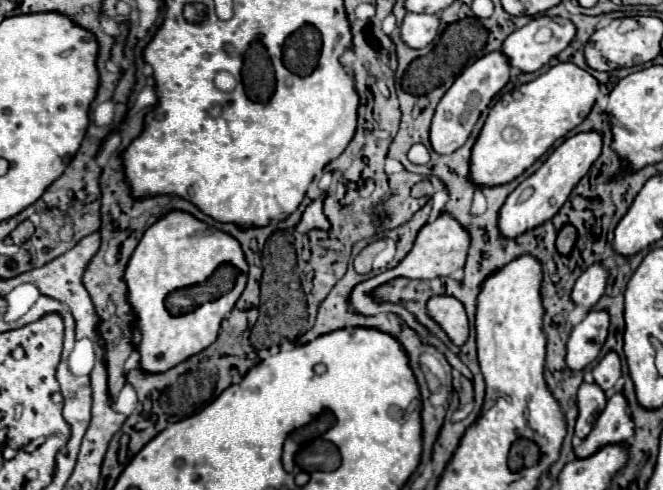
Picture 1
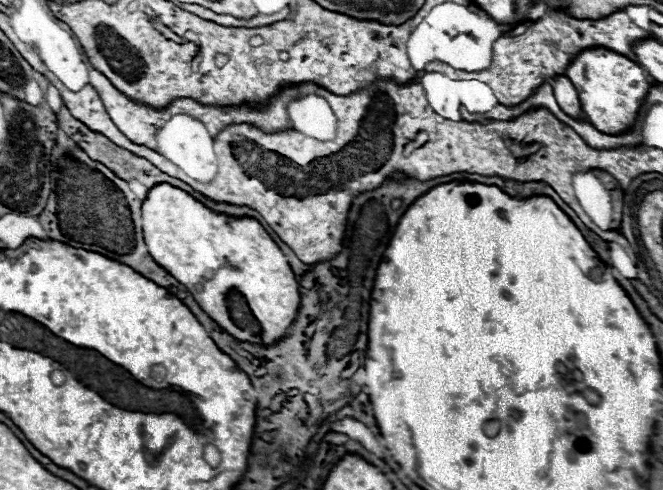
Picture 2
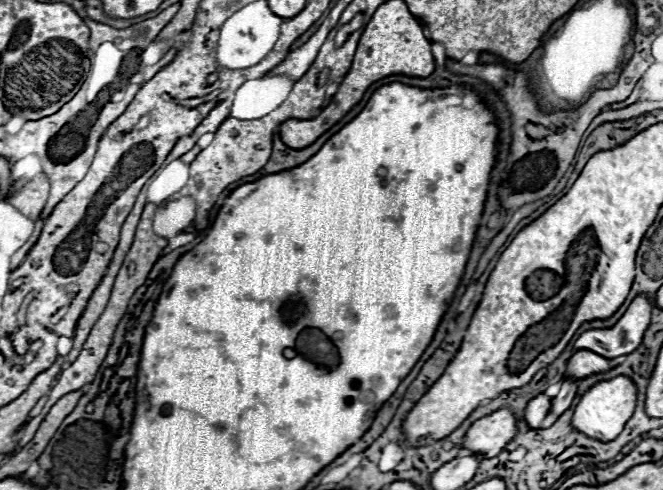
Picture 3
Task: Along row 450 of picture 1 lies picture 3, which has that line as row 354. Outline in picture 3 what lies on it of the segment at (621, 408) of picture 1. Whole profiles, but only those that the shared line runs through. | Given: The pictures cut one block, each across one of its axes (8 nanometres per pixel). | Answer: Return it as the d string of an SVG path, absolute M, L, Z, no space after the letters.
M578 350L566 364L566 372L564 378L572 378L572 380L580 380L580 378L588 378L588 374L598 374L604 370L610 370L612 364L608 358L602 358L590 350Z

